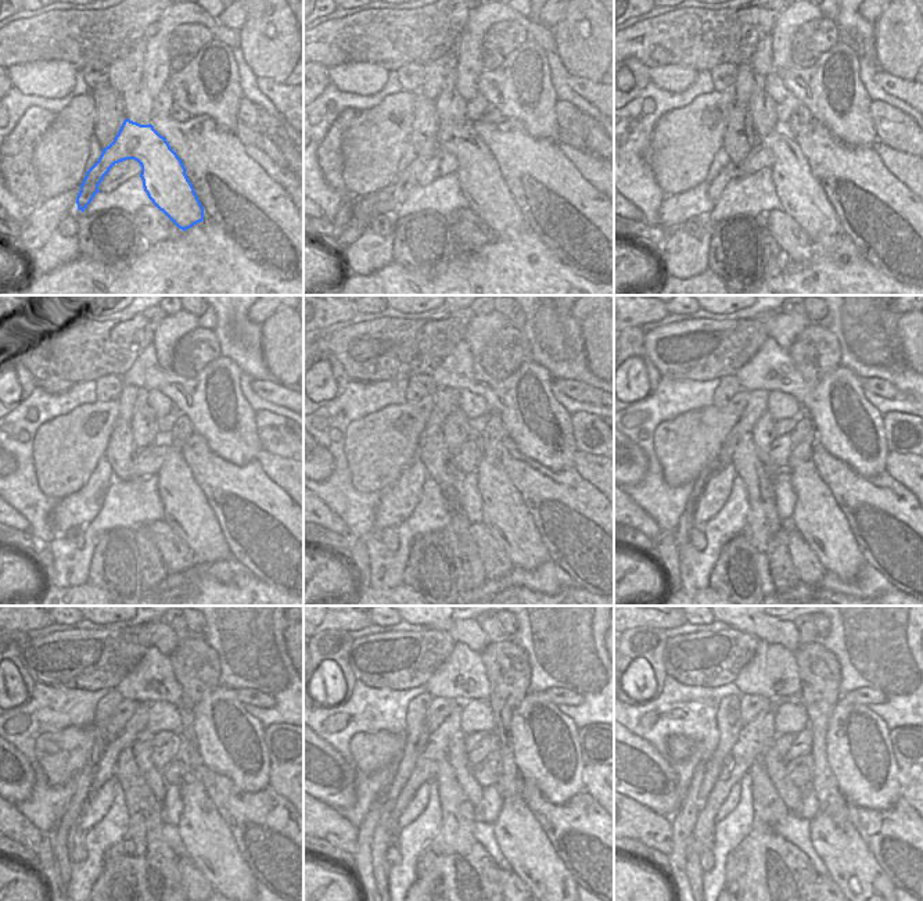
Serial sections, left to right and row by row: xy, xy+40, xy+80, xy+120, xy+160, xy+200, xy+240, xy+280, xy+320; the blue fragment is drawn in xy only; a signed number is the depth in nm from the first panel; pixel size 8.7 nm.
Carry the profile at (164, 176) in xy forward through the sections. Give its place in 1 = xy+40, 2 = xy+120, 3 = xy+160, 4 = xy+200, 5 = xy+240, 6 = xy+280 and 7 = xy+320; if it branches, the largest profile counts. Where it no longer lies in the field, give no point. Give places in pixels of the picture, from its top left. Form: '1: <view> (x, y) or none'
1: xy+40 (481, 182)
2: xy+120 (186, 509)
3: xy+160 (505, 514)
4: xy+200 (818, 519)
5: xy+240 (208, 842)
6: xy+280 (524, 844)
7: xy+320 (855, 871)

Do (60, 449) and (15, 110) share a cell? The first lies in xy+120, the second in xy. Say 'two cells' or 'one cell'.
two cells

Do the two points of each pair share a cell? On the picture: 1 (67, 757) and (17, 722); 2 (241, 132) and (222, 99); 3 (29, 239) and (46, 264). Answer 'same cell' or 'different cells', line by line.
1: different cells
2: different cells
3: different cells

